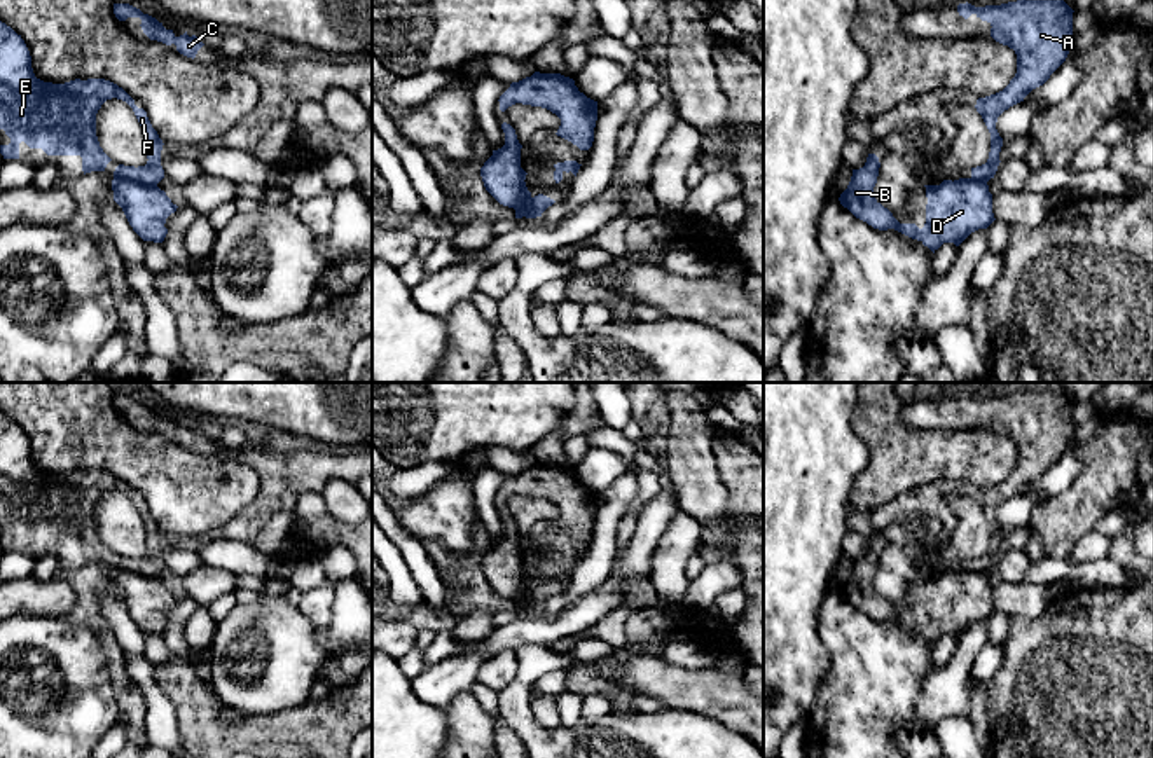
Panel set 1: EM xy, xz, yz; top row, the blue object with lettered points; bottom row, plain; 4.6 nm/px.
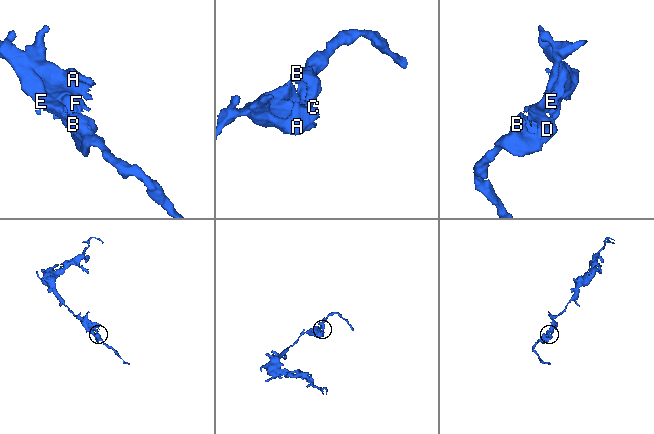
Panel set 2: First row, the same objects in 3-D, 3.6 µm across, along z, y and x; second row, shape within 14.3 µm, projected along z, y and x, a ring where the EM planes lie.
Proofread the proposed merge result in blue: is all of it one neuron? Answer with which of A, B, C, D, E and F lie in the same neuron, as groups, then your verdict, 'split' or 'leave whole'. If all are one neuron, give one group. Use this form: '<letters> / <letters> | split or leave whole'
A C E F / B D | split

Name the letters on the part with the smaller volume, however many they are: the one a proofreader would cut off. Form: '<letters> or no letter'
A, C, E, F

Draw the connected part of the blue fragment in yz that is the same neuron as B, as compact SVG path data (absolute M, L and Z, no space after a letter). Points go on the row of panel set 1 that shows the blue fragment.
M868 154L865 166L853 169L851 182L839 197L844 208L873 229L894 229L935 253L943 243L959 246L971 232L987 229L996 220L987 182L959 178L924 185L928 204L922 229L915 224L900 224L873 196L879 168L879 157Z

